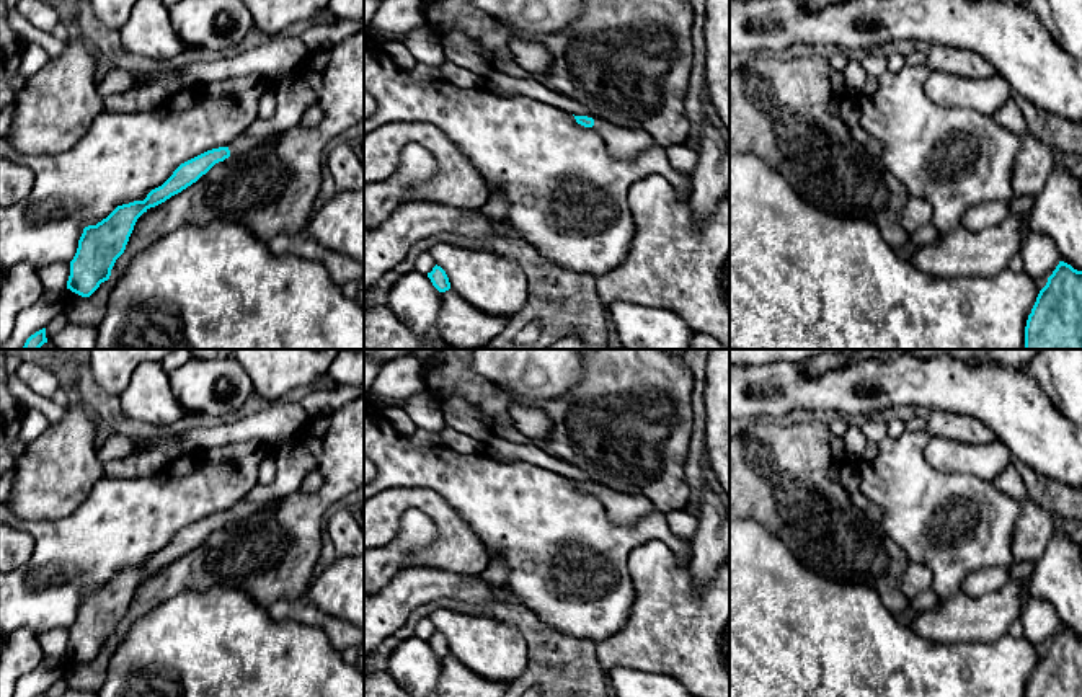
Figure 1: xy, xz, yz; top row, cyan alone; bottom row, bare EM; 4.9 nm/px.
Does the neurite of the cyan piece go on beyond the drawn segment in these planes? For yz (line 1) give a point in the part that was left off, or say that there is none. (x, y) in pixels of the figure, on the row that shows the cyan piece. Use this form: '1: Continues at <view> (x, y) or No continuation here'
1: No continuation here

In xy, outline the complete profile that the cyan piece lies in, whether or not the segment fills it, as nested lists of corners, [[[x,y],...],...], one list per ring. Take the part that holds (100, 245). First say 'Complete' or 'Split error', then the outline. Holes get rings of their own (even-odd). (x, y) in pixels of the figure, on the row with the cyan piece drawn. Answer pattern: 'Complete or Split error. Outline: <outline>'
Split error. Outline: [[[242,134],[228,147],[207,150],[184,163],[158,188],[152,189],[144,201],[118,206],[106,219],[96,225],[88,225],[78,240],[78,248],[70,261],[67,289],[90,297],[101,282],[108,281],[116,260],[124,253],[137,219],[171,196],[181,193],[215,163],[224,162],[232,153],[243,153],[263,144],[273,144],[277,135],[253,137]]]

